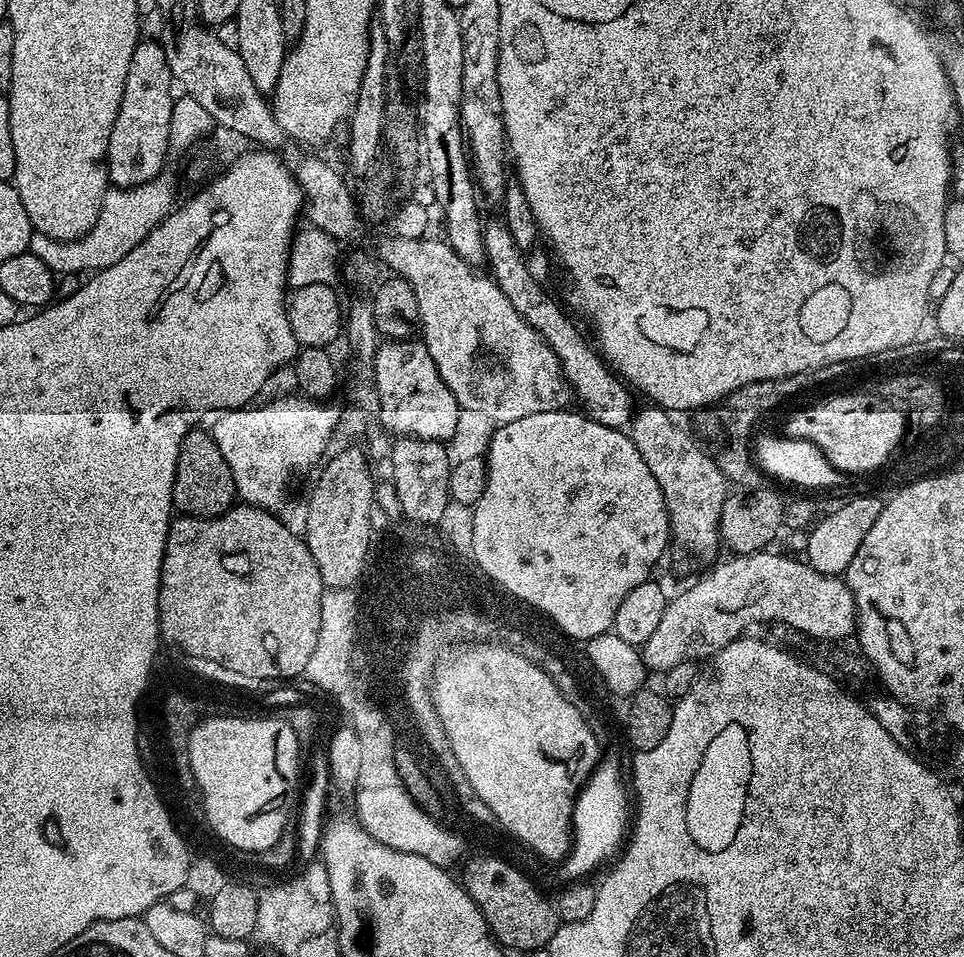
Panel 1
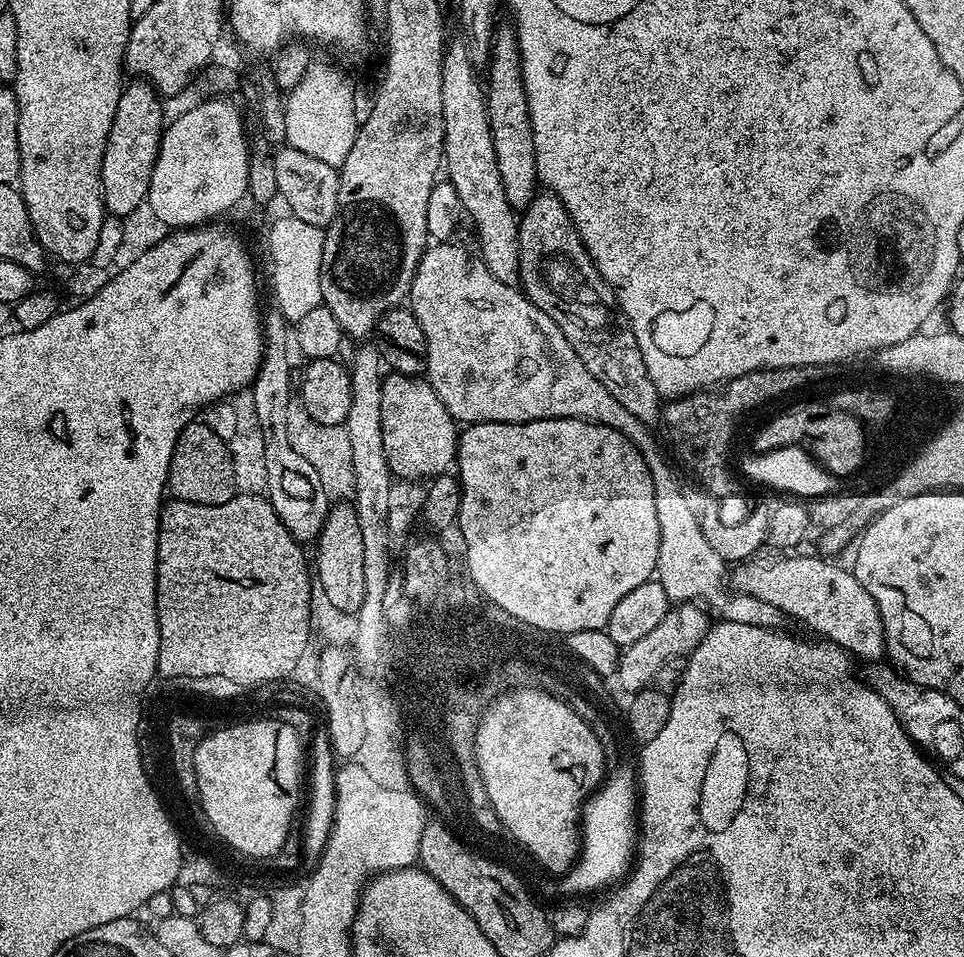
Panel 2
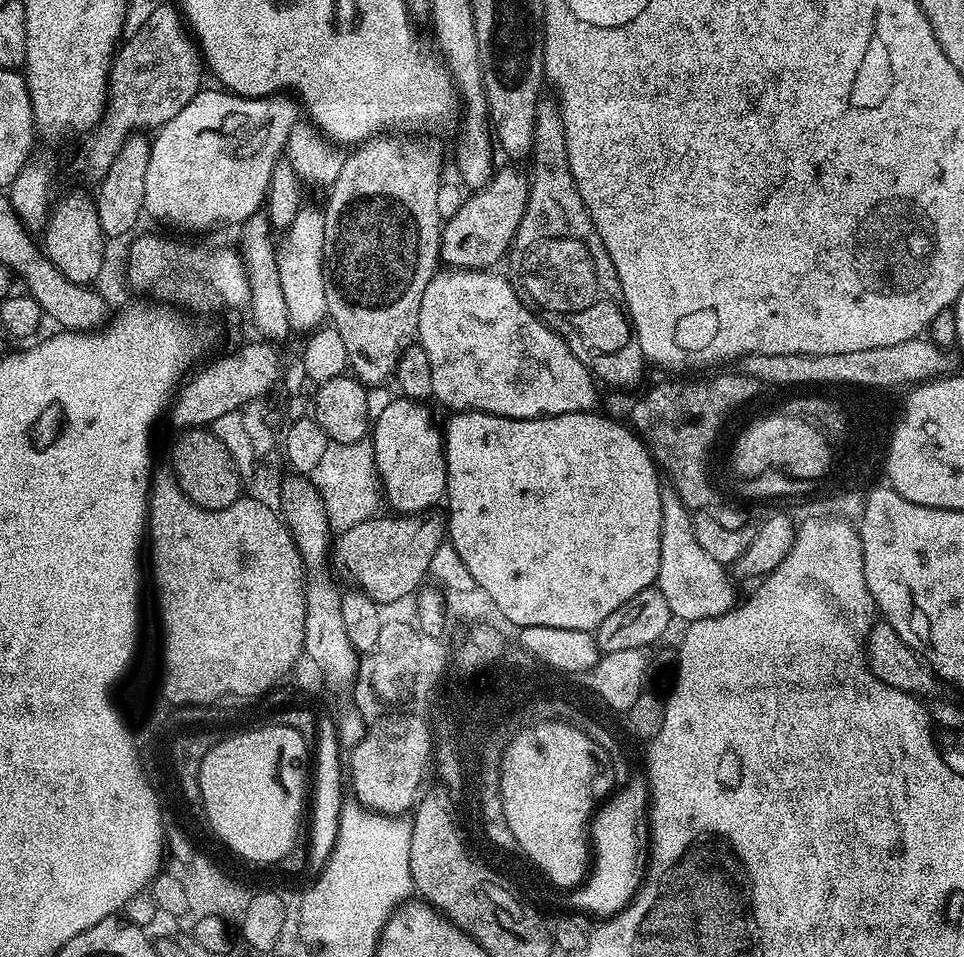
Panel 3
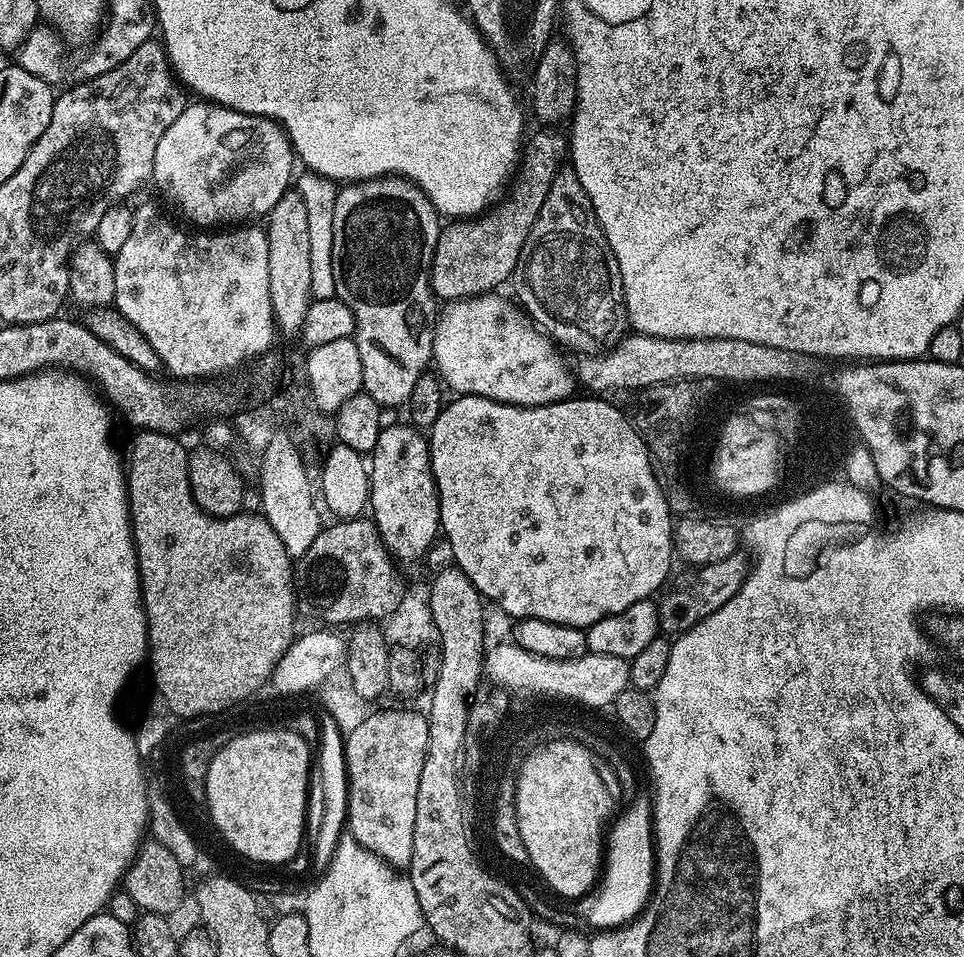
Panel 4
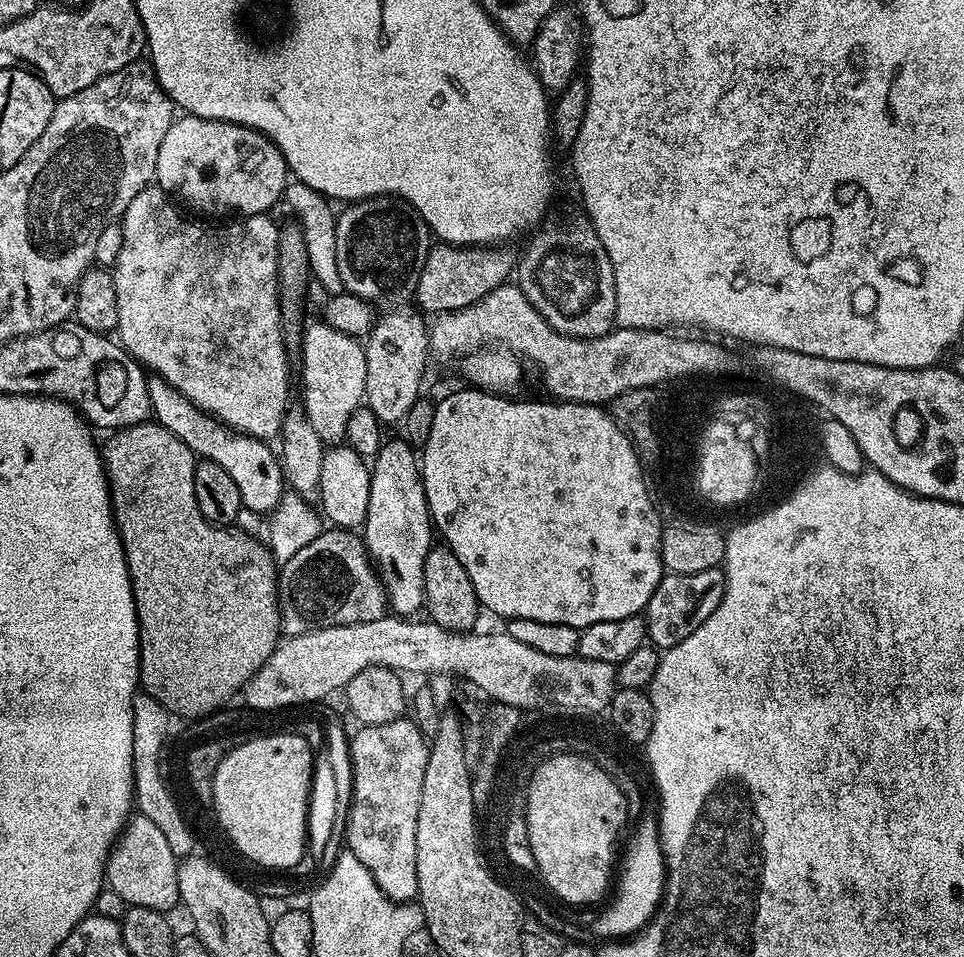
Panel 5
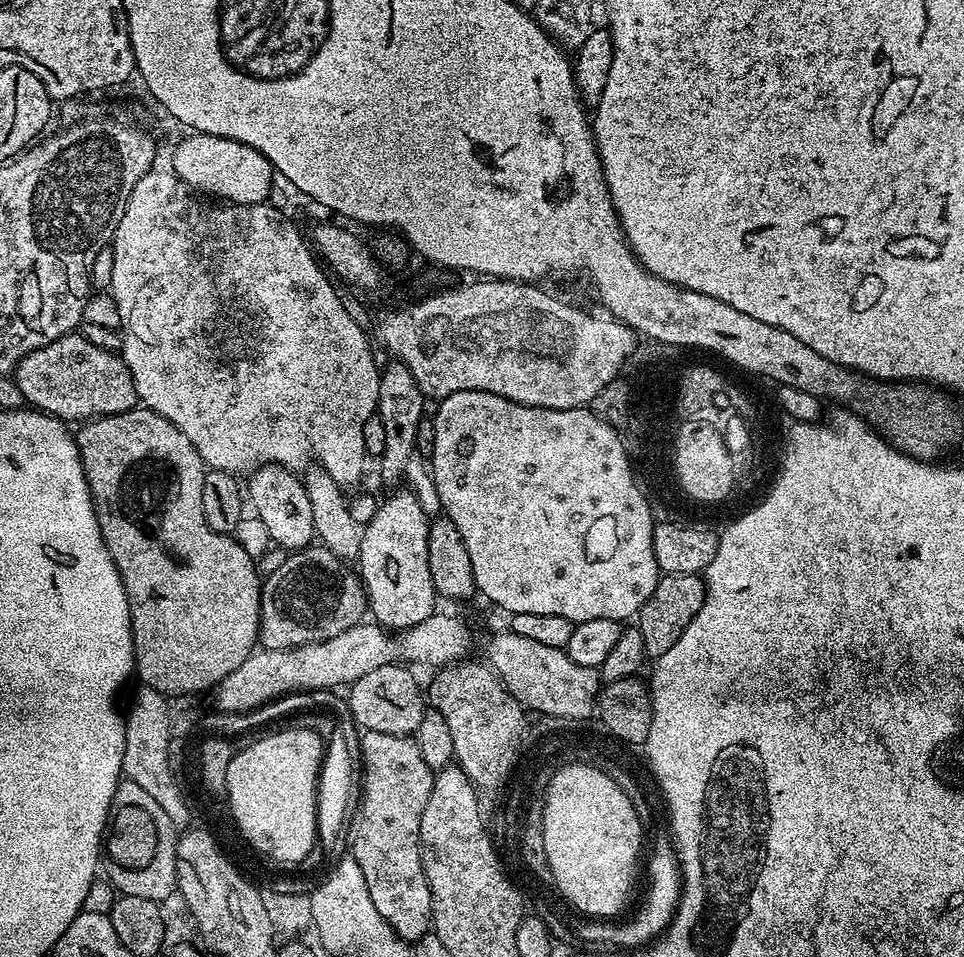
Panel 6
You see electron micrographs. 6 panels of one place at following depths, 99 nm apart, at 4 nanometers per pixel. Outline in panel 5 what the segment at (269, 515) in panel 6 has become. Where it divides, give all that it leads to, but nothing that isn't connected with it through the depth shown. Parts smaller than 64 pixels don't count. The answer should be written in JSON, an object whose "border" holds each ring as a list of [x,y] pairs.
{"border":[[[153,375],[150,380],[150,402],[155,423],[170,430],[182,442],[188,444],[188,449],[197,457],[218,462],[234,478],[238,485],[240,503],[245,508],[255,512],[272,514],[285,499],[286,475],[281,457],[274,451],[271,443],[265,442],[259,436],[250,436],[247,432],[237,432],[229,428],[214,416],[195,407],[174,386],[170,386],[162,377]]]}

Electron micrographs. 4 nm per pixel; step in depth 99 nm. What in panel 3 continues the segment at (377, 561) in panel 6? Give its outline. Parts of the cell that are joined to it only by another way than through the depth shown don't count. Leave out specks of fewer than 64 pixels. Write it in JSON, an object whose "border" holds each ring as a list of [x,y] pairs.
{"border":[[[397,398],[398,400],[392,400],[388,405],[385,406],[384,409],[380,412],[380,417],[375,417],[374,423],[370,428],[370,439],[373,444],[374,454],[376,455],[376,475],[378,477],[379,487],[382,489],[383,499],[386,501],[388,499],[388,504],[393,513],[396,514],[419,514],[422,512],[426,512],[437,507],[436,504],[445,499],[447,490],[448,490],[448,475],[446,474],[446,458],[444,457],[444,438],[442,435],[441,425],[438,423],[435,424],[432,421],[432,416],[428,413],[428,404],[421,402],[419,400],[405,399],[405,398]]]}

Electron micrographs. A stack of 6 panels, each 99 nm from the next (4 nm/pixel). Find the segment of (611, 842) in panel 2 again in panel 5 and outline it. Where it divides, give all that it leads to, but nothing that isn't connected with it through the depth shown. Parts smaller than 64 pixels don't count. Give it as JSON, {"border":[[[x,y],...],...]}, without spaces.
{"border":[[[653,813],[652,815],[647,814],[639,817],[635,825],[635,828],[637,827],[636,835],[629,842],[627,839],[624,848],[626,852],[624,854],[623,851],[622,854],[614,888],[620,894],[620,896],[615,896],[618,899],[618,904],[600,920],[590,916],[590,908],[588,908],[588,916],[584,916],[584,920],[592,926],[591,935],[595,937],[626,938],[635,934],[652,919],[653,914],[663,903],[664,888],[667,884],[667,868],[664,852],[661,849],[659,821]]]}

